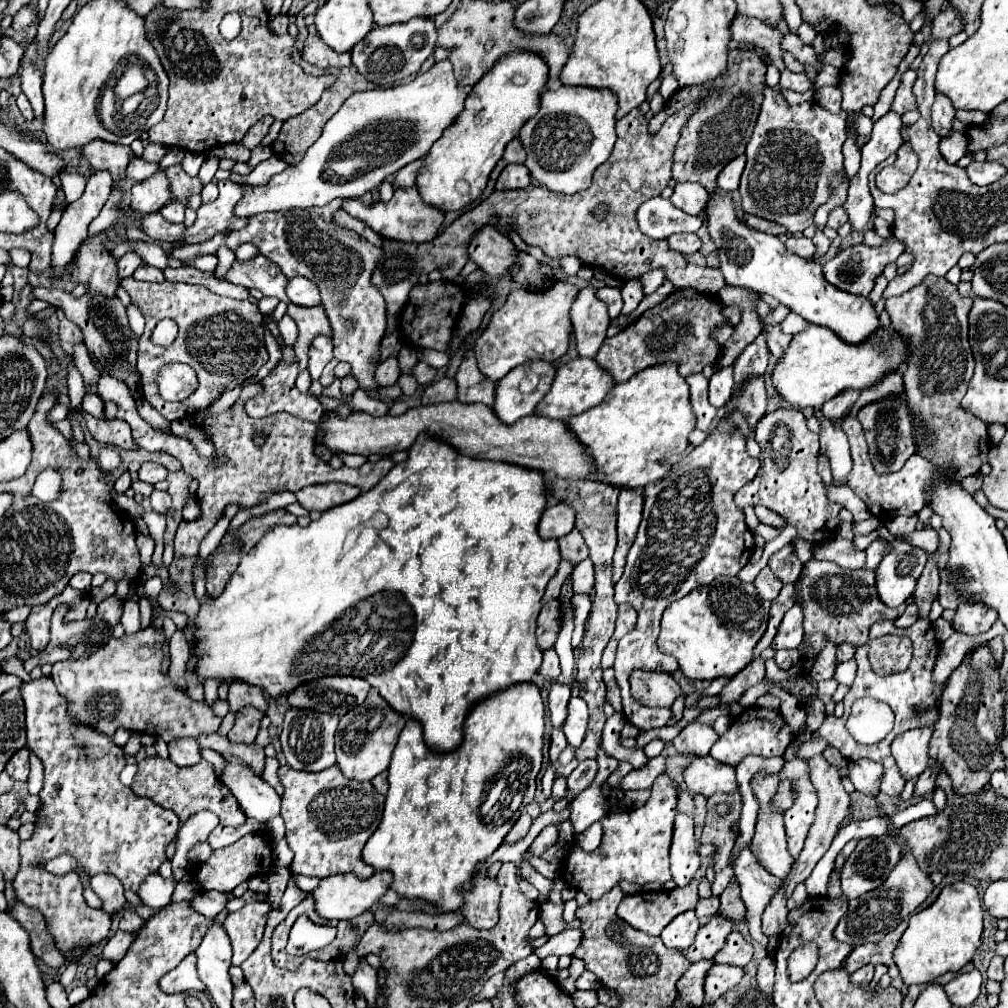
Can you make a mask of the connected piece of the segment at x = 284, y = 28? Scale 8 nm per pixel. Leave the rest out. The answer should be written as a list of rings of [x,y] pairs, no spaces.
[[[279,14],[269,22],[269,28],[277,35],[287,33],[289,26],[288,15]]]

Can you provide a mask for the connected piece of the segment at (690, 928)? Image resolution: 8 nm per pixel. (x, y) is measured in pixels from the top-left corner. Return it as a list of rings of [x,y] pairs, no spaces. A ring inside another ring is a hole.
[[[687,910],[665,926],[665,930],[661,932],[661,940],[665,946],[683,952],[695,940],[697,930],[699,930],[699,920],[693,910]]]

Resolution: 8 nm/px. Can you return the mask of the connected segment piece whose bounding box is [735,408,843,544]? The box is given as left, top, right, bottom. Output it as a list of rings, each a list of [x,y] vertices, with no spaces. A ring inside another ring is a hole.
[[[775,410],[763,416],[755,430],[755,440],[761,446],[761,470],[757,478],[743,486],[735,500],[745,504],[761,504],[783,516],[789,526],[797,528],[795,540],[805,540],[809,544],[821,544],[831,538],[839,524],[841,504],[829,502],[827,488],[817,472],[817,452],[819,452],[819,436],[809,432],[805,426],[805,418],[795,410]]]

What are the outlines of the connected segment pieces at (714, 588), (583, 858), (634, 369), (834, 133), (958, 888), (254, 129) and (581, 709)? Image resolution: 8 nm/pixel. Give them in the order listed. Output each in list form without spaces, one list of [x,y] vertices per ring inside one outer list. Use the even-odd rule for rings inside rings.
[[[735,576],[717,578],[711,586],[703,586],[693,590],[685,598],[667,606],[661,618],[661,632],[657,638],[657,646],[663,654],[671,654],[679,660],[681,672],[689,680],[715,680],[715,678],[731,678],[739,670],[743,670],[753,660],[753,648],[763,638],[769,620],[769,602],[757,594],[757,588],[751,582],[741,582]]]
[[[661,774],[657,776],[651,788],[651,798],[643,808],[605,814],[601,818],[603,844],[591,854],[573,850],[565,868],[561,870],[561,876],[571,888],[583,890],[589,896],[589,900],[599,900],[621,880],[627,880],[631,884],[647,884],[655,880],[661,884],[669,882],[671,880],[669,846],[671,846],[671,826],[677,814],[675,808],[677,808],[677,784],[667,774]]]
[[[679,290],[665,298],[659,306],[643,312],[637,322],[621,330],[617,336],[605,338],[595,360],[613,376],[615,384],[627,382],[643,368],[661,362],[675,362],[679,366],[679,374],[689,376],[701,372],[703,366],[717,362],[721,346],[711,338],[711,330],[725,322],[727,320],[723,318],[715,296],[695,294],[695,290]]]
[[[769,86],[763,88],[763,104],[753,130],[753,136],[747,144],[747,164],[741,176],[741,206],[747,214],[765,218],[769,222],[781,224],[787,232],[803,232],[813,224],[815,210],[829,198],[829,178],[835,172],[843,170],[843,154],[841,146],[845,142],[845,118],[847,114],[841,110],[837,114],[821,108],[817,102],[803,102],[787,108],[787,100],[779,90]]]
[[[955,882],[945,886],[939,898],[929,908],[909,918],[909,926],[893,952],[901,980],[905,982],[905,986],[929,984],[945,972],[959,972],[965,964],[971,962],[977,946],[981,944],[981,932],[983,910],[975,886],[967,882]]]
[[[267,116],[267,118],[261,118],[255,126],[251,126],[251,130],[243,136],[243,146],[247,146],[249,150],[253,150],[265,136],[267,136],[267,132],[269,132],[269,126],[273,124],[273,118],[271,116]]]
[[[571,696],[569,706],[567,706],[567,718],[563,724],[567,742],[575,748],[579,746],[579,742],[583,742],[583,734],[587,728],[587,718],[589,718],[589,710],[587,704],[579,698],[579,696]]]

